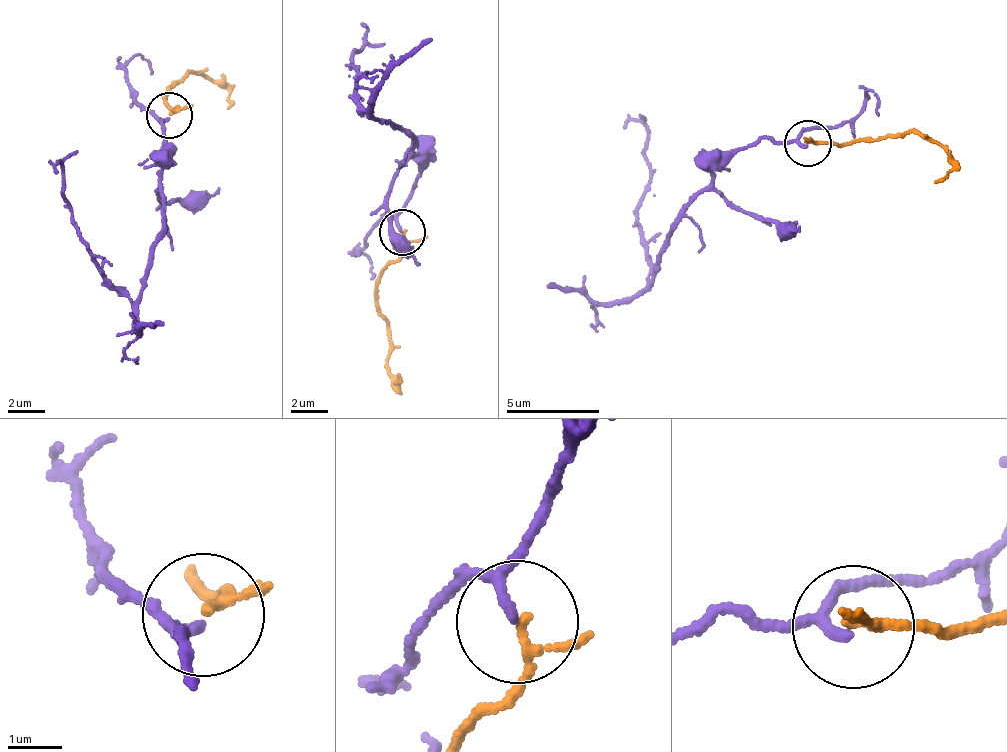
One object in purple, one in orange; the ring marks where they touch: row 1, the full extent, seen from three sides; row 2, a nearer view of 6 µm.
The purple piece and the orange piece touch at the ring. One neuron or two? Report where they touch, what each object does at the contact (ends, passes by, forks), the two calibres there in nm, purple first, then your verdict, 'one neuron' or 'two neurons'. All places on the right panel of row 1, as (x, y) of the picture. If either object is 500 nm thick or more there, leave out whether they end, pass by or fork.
place (808, 143); purple passes by; orange passes by; calibres 130 and 130 nm; one neuron

